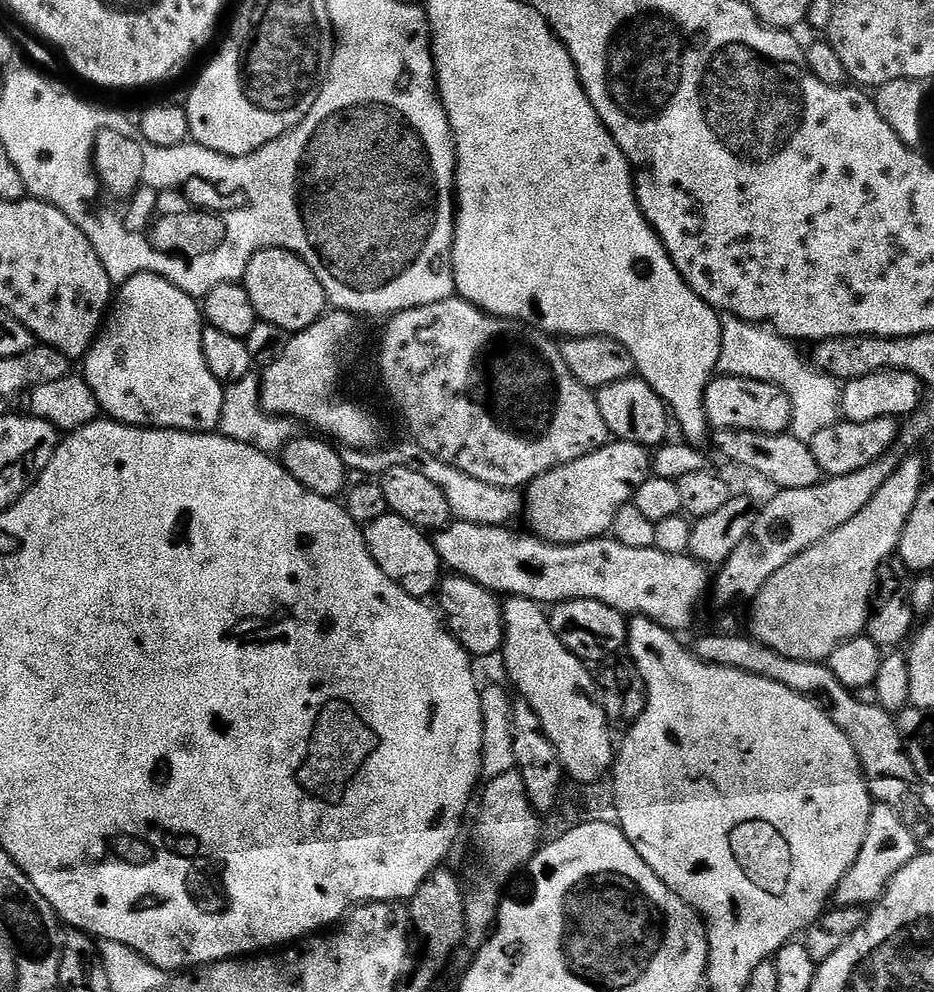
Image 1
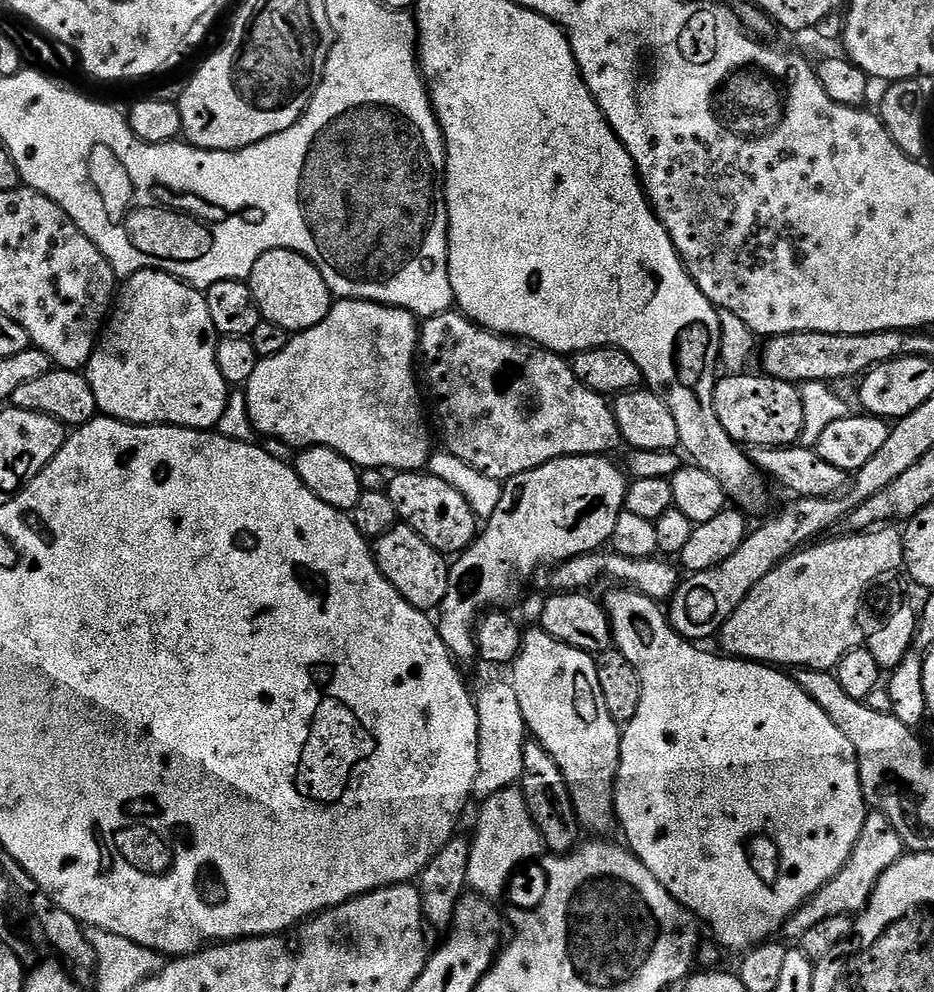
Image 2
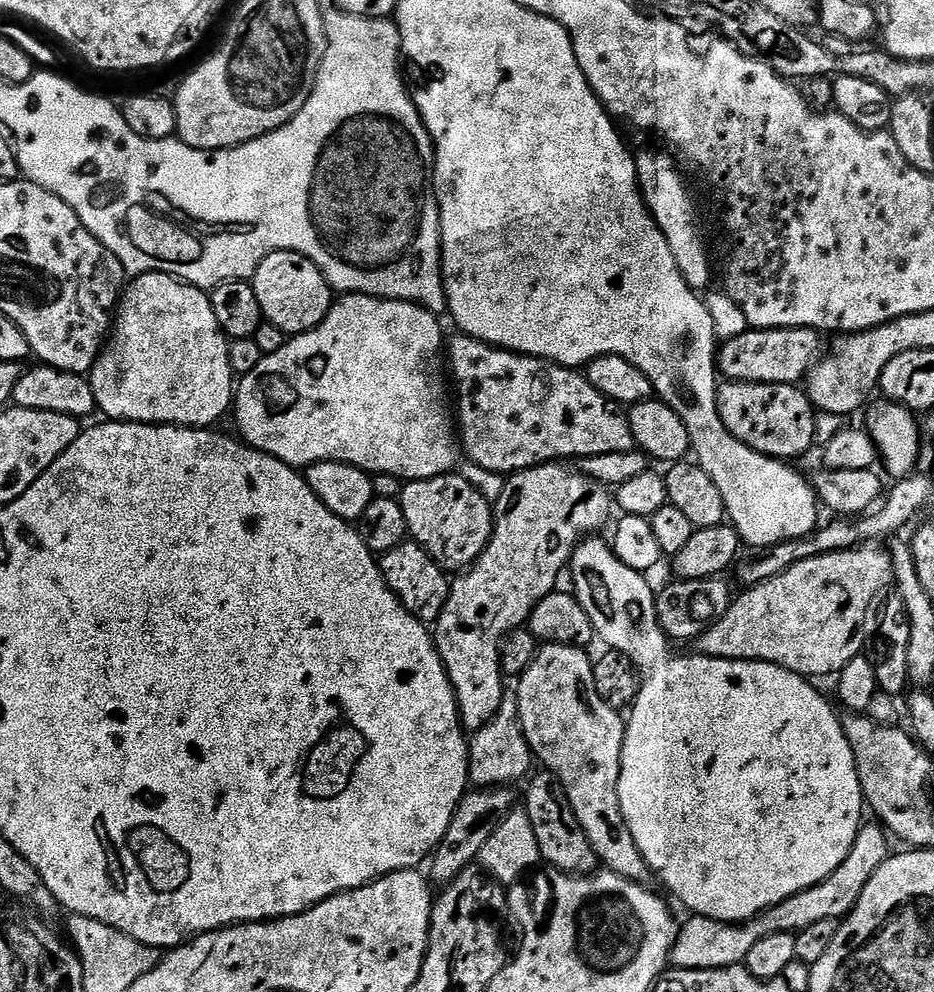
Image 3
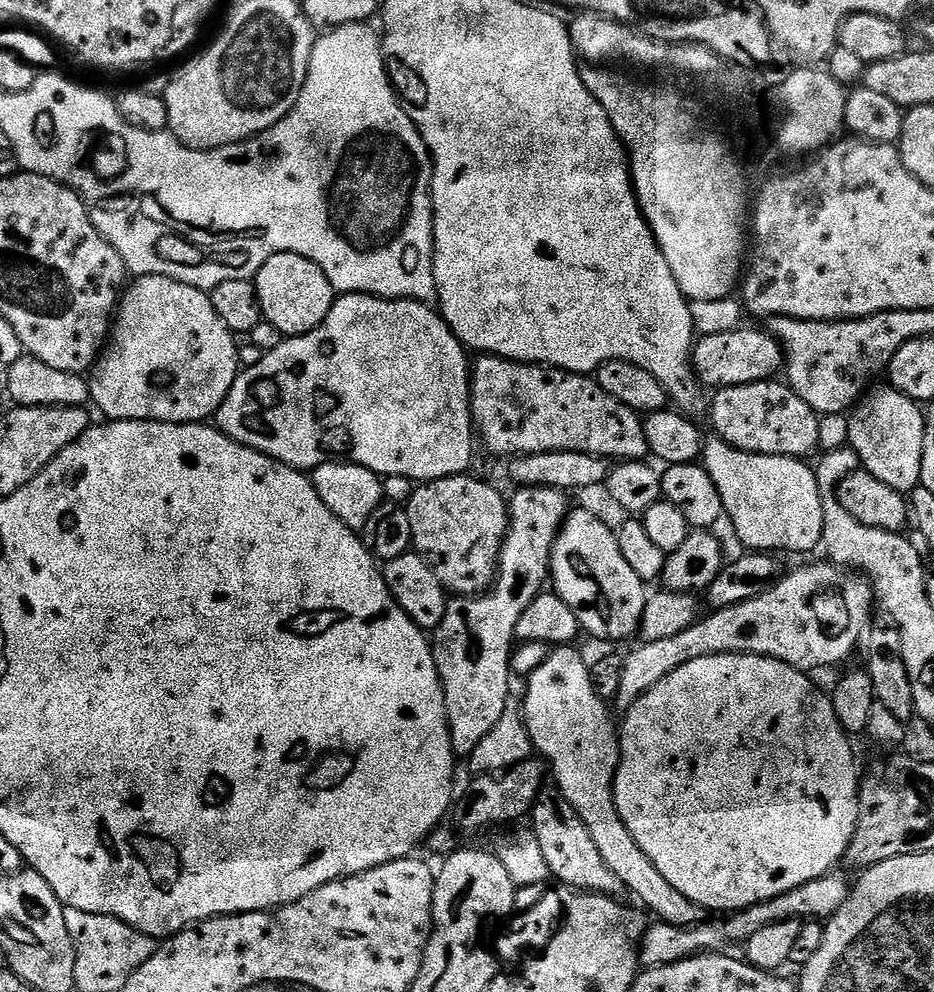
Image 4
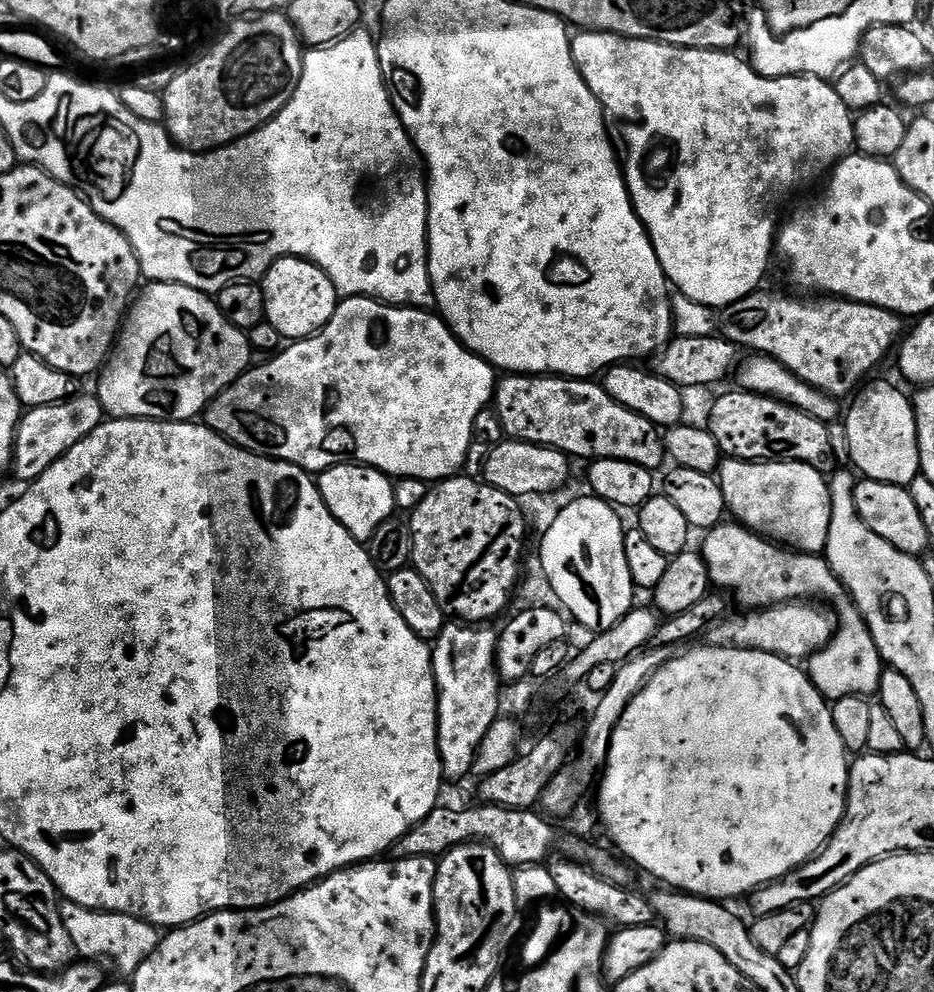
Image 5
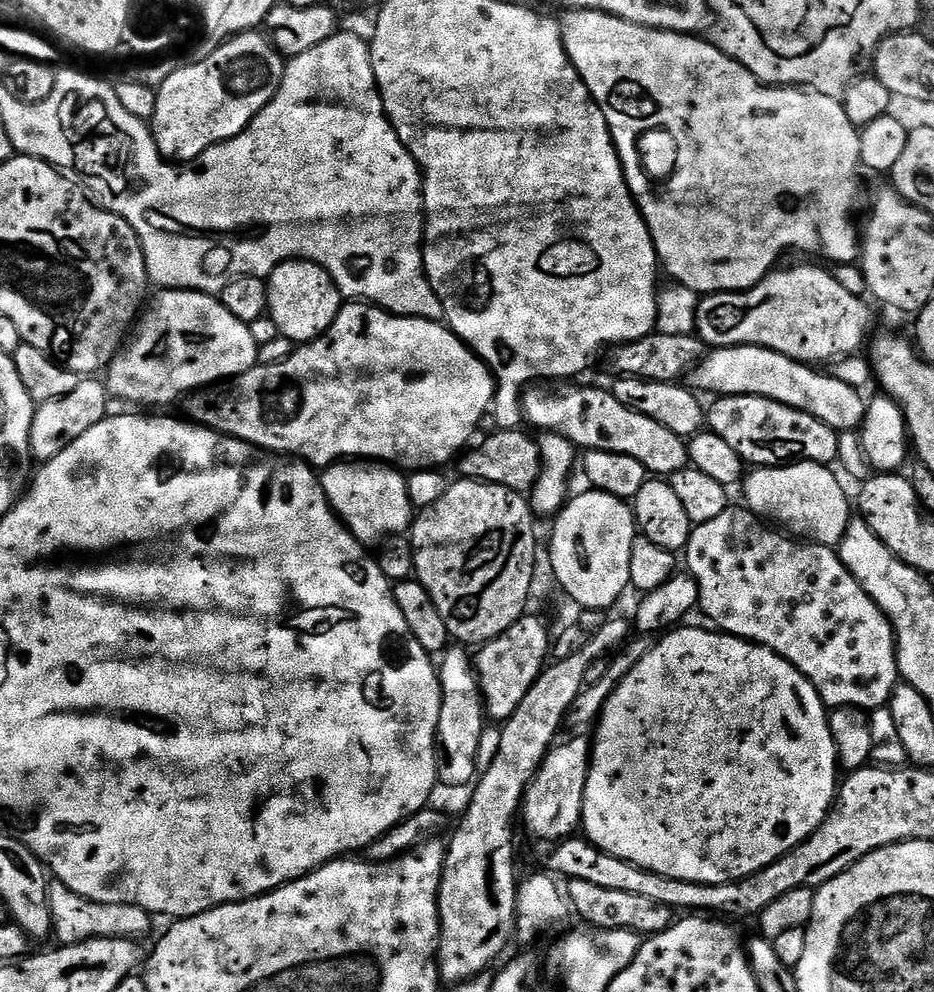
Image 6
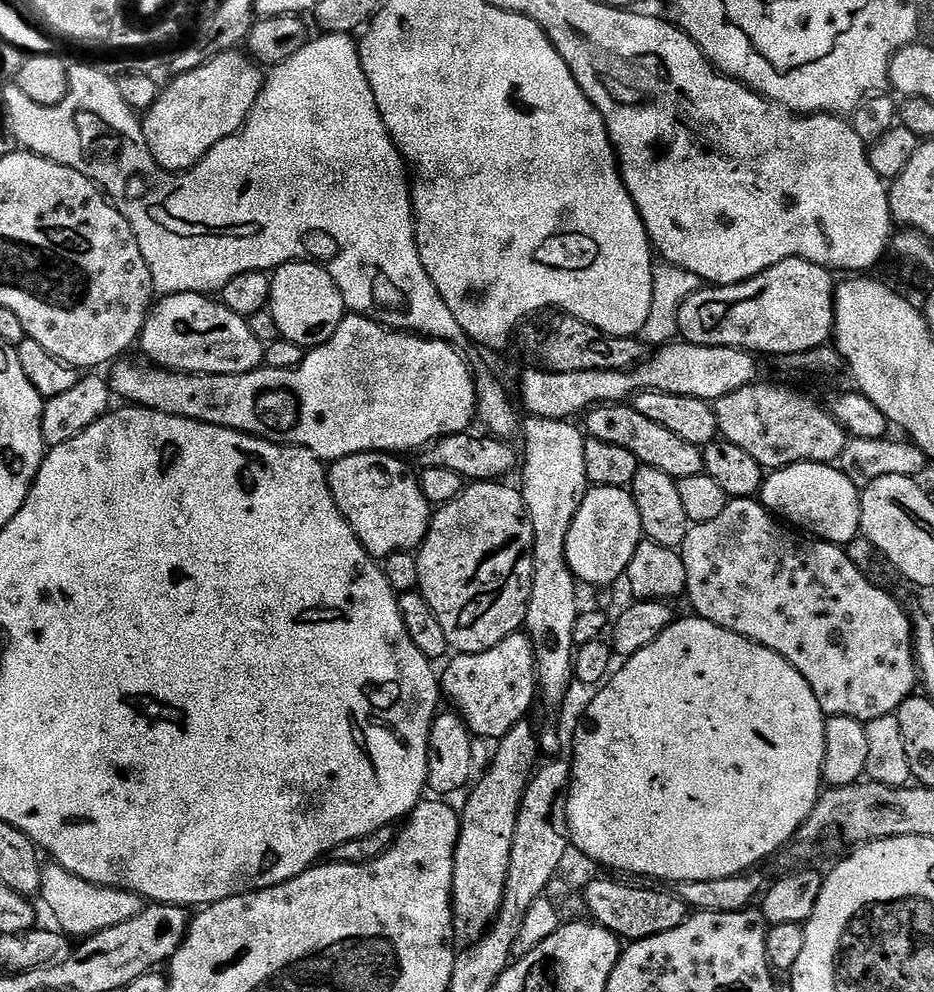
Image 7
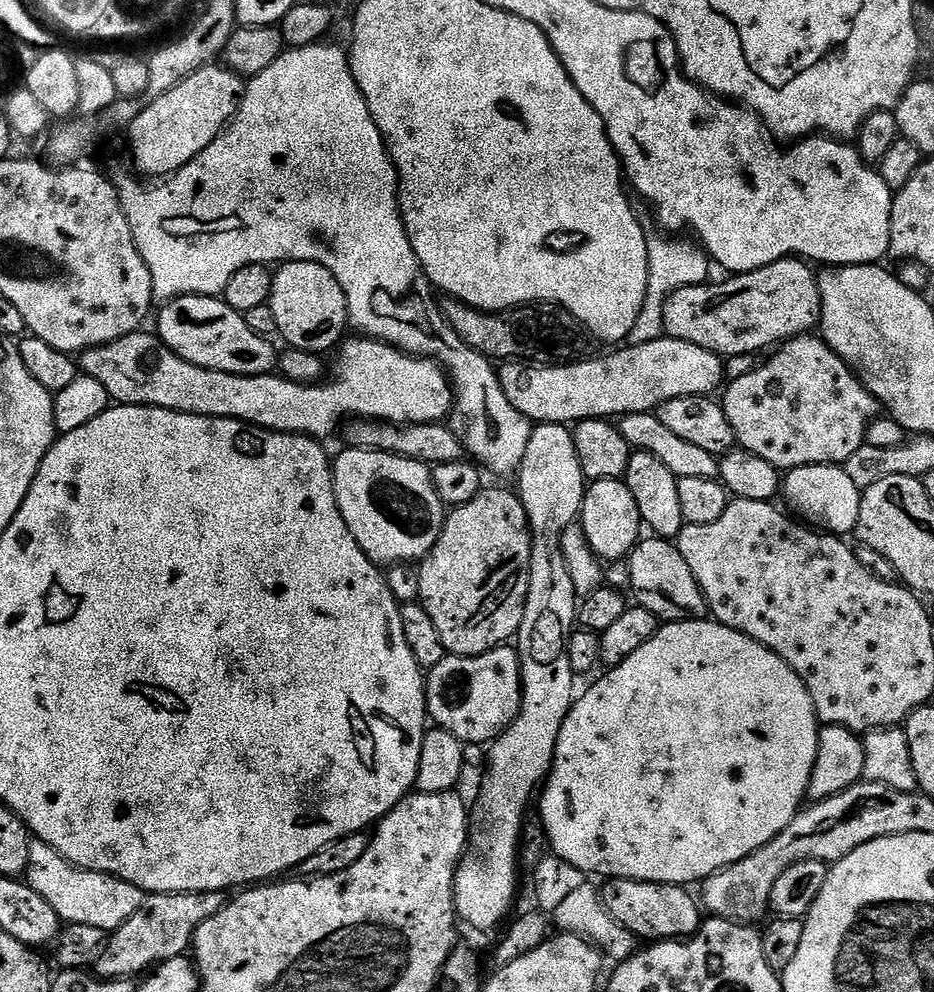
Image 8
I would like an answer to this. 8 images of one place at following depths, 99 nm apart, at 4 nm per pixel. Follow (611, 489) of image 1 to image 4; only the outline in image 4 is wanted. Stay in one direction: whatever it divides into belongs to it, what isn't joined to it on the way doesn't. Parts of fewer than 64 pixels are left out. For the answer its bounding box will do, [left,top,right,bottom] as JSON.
[430,486,570,758]

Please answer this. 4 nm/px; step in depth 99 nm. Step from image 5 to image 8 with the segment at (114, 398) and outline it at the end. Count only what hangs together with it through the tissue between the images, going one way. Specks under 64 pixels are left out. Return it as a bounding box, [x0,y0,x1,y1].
[160,296,278,376]

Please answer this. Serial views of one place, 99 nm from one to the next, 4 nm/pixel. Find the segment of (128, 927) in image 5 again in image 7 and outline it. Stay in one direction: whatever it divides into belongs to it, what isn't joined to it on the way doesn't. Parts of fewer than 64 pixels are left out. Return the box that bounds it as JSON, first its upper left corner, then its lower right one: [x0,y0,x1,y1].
[39,863,146,938]

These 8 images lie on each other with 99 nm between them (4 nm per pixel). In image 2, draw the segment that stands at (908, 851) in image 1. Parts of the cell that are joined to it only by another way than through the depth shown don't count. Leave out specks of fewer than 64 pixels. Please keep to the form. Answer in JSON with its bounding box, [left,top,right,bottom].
[782,810,906,942]

